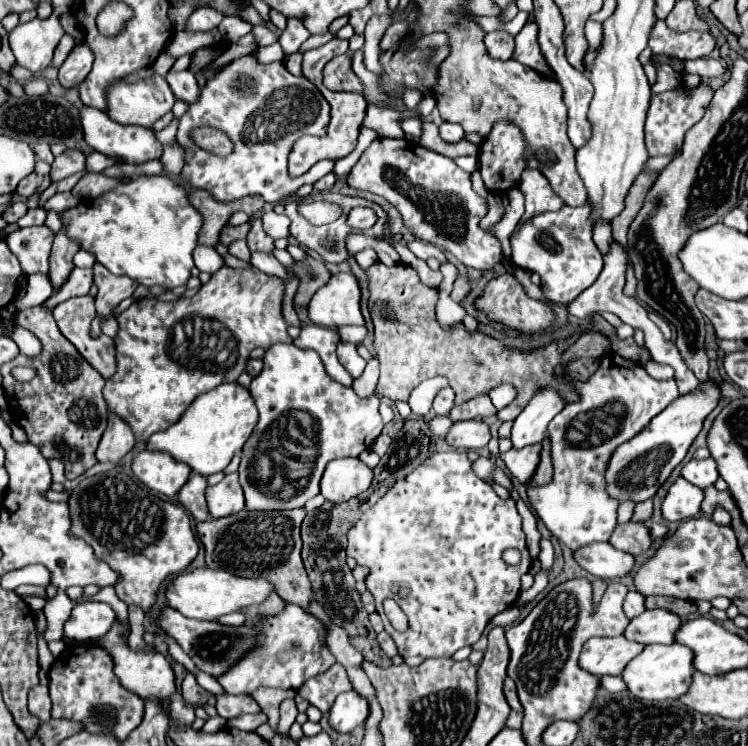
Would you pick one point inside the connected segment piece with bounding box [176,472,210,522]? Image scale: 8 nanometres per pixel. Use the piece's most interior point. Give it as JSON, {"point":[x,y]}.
{"point":[191,496]}

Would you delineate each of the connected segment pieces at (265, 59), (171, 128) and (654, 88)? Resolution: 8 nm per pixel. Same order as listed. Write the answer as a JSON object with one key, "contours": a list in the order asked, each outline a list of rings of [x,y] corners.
{"contours":[[[[272,44],[272,46],[266,46],[266,48],[256,48],[252,52],[262,64],[270,64],[270,62],[276,62],[276,60],[284,60],[284,52],[280,48],[280,44]]],[[[172,118],[172,122],[170,122],[164,130],[160,130],[160,132],[156,134],[156,138],[158,138],[160,142],[164,142],[164,144],[170,144],[170,142],[174,140],[174,136],[176,136],[176,128],[178,128],[178,118]]],[[[653,60],[652,63],[657,69],[657,80],[651,86],[651,92],[653,95],[672,90],[676,86],[680,85],[681,77],[678,76],[669,65],[660,65],[655,63]]]]}

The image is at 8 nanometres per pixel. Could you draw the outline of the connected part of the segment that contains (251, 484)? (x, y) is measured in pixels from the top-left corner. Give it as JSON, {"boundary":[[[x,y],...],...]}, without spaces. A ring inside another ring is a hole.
{"boundary":[[[274,344],[272,348],[268,348],[264,356],[264,370],[252,380],[248,390],[260,412],[258,424],[242,448],[242,462],[238,468],[248,510],[302,508],[306,500],[318,494],[320,476],[330,460],[344,456],[360,456],[360,452],[370,448],[370,444],[380,436],[384,428],[382,418],[378,414],[378,394],[368,398],[356,396],[352,388],[338,384],[334,378],[326,374],[324,364],[320,356],[316,356],[316,352],[296,348],[294,344]],[[270,430],[298,430],[290,432],[290,436],[282,440],[282,448],[292,458],[314,458],[310,478],[304,486],[294,486],[294,492],[272,494],[270,486],[266,486],[270,478],[260,480],[258,476],[254,476],[254,460],[260,452],[258,444],[266,444],[266,434]]]}

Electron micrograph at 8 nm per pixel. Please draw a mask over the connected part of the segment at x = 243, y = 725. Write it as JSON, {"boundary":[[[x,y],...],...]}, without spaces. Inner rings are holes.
{"boundary":[[[264,712],[260,714],[242,714],[234,720],[230,720],[226,726],[228,728],[238,728],[238,730],[256,730],[260,724],[266,724],[268,716]]]}

